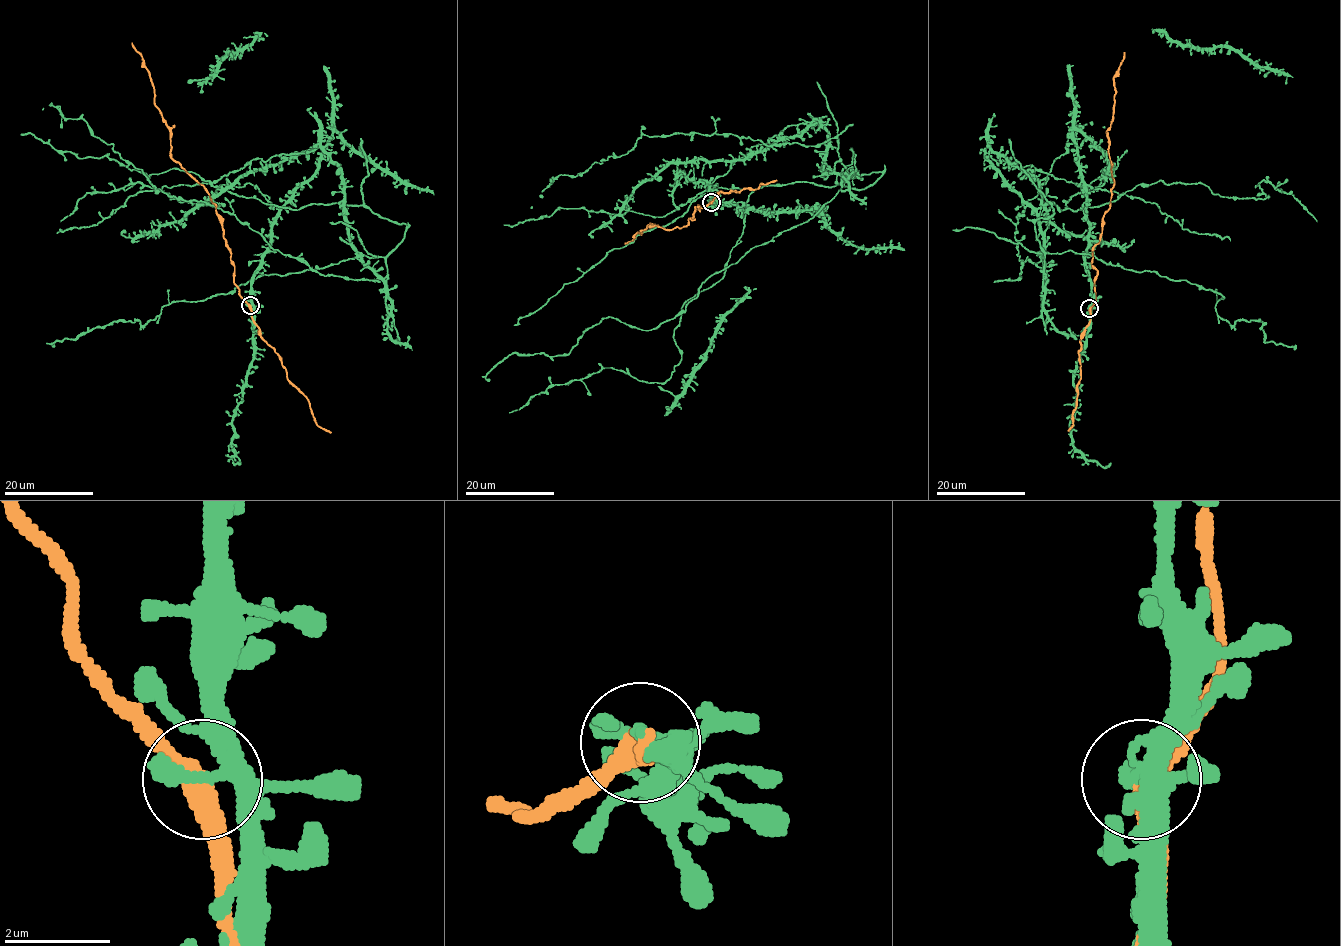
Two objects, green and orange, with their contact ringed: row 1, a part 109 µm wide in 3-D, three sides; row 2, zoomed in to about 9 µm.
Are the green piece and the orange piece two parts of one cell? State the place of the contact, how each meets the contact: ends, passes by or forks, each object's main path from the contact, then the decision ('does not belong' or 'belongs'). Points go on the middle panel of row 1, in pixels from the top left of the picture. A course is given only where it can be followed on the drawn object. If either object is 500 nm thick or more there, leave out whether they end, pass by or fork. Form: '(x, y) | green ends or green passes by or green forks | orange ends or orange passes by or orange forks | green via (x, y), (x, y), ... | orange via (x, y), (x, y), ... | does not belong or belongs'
(711, 202) | green passes by | orange passes by | green via (711, 201), (882, 174), (672, 319), (604, 318), (489, 381) | orange via (711, 202), (698, 207), (700, 211), (698, 205), (685, 226), (665, 230), (652, 224), (624, 244) | does not belong

